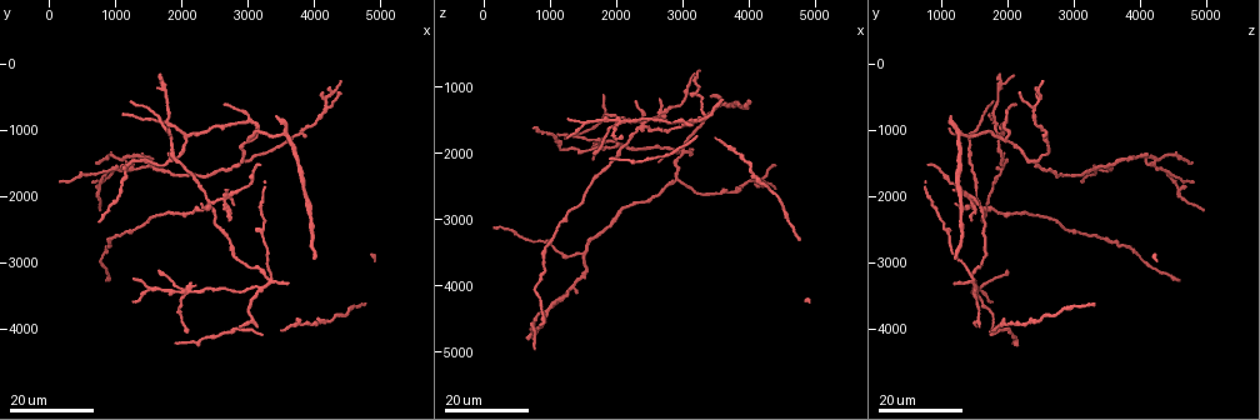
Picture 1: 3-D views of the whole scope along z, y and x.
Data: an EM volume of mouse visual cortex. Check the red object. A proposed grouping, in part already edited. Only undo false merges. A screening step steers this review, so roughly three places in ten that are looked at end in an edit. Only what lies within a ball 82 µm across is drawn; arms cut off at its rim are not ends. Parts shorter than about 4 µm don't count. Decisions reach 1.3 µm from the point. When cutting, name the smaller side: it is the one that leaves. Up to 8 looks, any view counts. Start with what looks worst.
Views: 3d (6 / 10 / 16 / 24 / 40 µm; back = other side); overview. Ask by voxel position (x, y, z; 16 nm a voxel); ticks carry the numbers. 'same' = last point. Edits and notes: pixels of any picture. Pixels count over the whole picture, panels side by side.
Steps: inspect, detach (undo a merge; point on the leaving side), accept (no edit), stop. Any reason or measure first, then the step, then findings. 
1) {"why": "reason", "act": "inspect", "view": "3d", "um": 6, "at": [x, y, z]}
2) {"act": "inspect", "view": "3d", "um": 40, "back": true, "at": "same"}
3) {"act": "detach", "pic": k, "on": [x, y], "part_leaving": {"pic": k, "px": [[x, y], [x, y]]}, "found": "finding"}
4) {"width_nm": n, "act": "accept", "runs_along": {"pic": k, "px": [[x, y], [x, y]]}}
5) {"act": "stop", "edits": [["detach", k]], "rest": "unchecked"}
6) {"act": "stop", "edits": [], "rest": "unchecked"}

{"act": "inspect", "view": "3d", "um": 24, "at": [3150, 3400, 1550]}

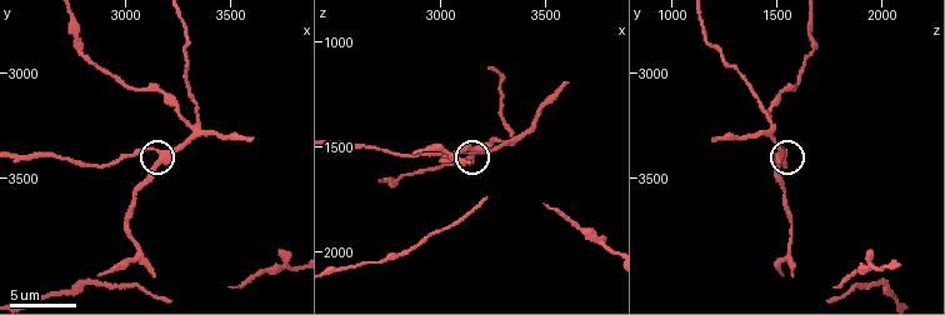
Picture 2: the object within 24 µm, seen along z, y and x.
{"act": "inspect", "view": "3d", "um": 10, "at": [3170, 3390, 1520]}

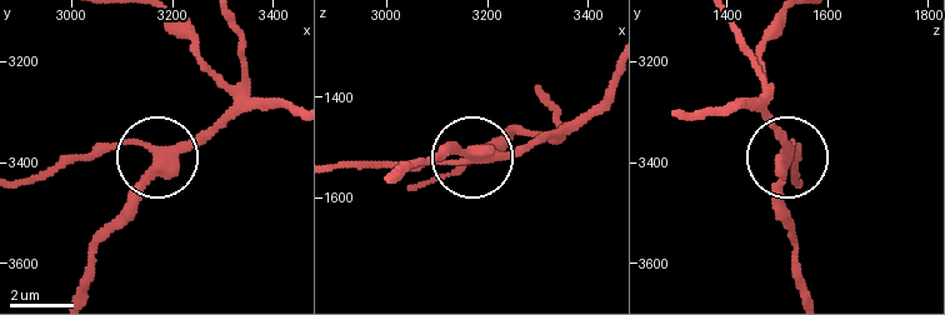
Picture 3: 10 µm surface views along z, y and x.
{"why": "from behind", "act": "inspect", "view": "3d", "um": 10, "back": true, "at": [3170, 3385, 1520]}

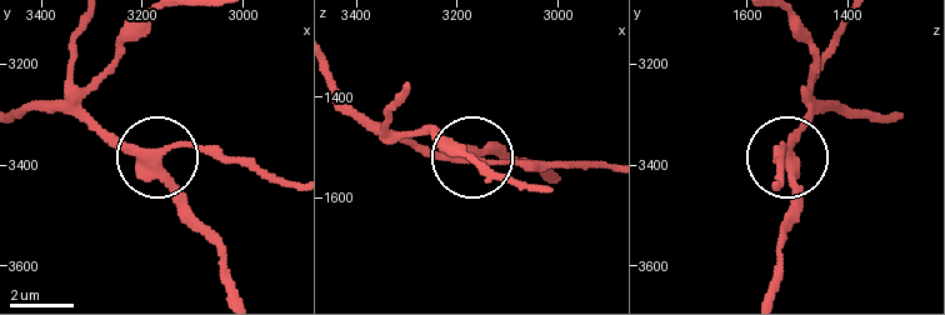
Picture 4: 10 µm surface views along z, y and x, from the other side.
{"arms": 3, "act": "accept", "runs_along": {"pic": 4, "px": [[144, 26], [85, 99], [90, 115], [155, 153], [249, 155]]}, "found": "one neuron here"}

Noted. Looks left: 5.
{"why": "three-way junction", "act": "inspect", "view": "3d", "um": 24, "at": [1750, 850, 1800]}

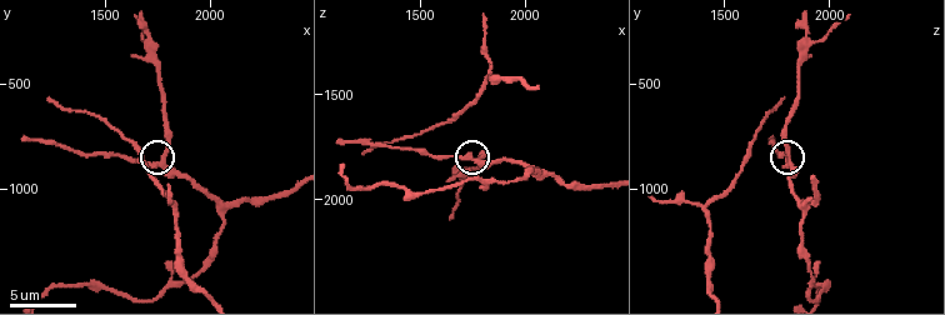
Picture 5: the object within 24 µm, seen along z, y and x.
{"why": "zoom in", "act": "inspect", "view": "3d", "um": 10, "at": [1780, 890, 1810]}

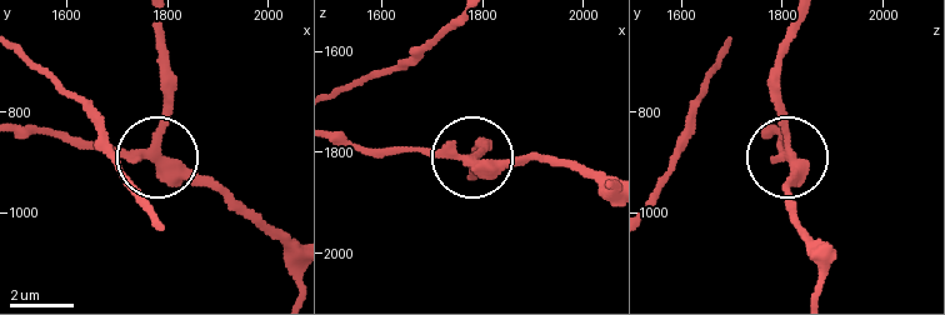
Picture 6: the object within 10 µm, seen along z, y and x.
{"side_arm_um": 14, "act": "accept", "found": "continuous, no second neuron"}

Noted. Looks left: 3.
{"why": "three-way junction", "act": "inspect", "view": "3d", "um": 16, "at": [4150, 700, 2350]}

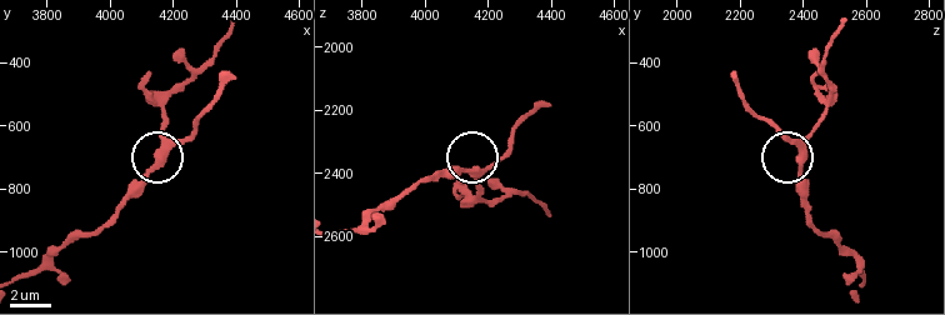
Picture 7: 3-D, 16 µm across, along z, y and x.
{"act": "inspect", "view": "3d", "um": 10, "at": [4200, 660, 2400]}

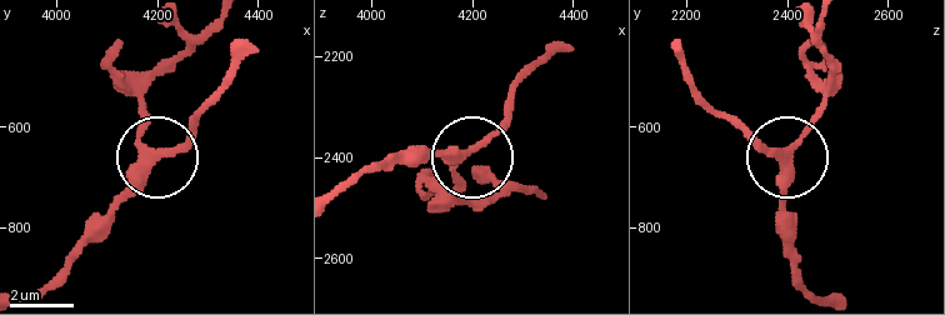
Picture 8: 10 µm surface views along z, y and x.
{"act": "accept", "runs_along": {"pic": 8, "px": [[341, 188], [366, 173], [469, 154], [511, 103]]}, "found": "continuous, no second neuron"}

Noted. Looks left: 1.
{"act": "stop", "edits": [], "rest": "unchecked"}

